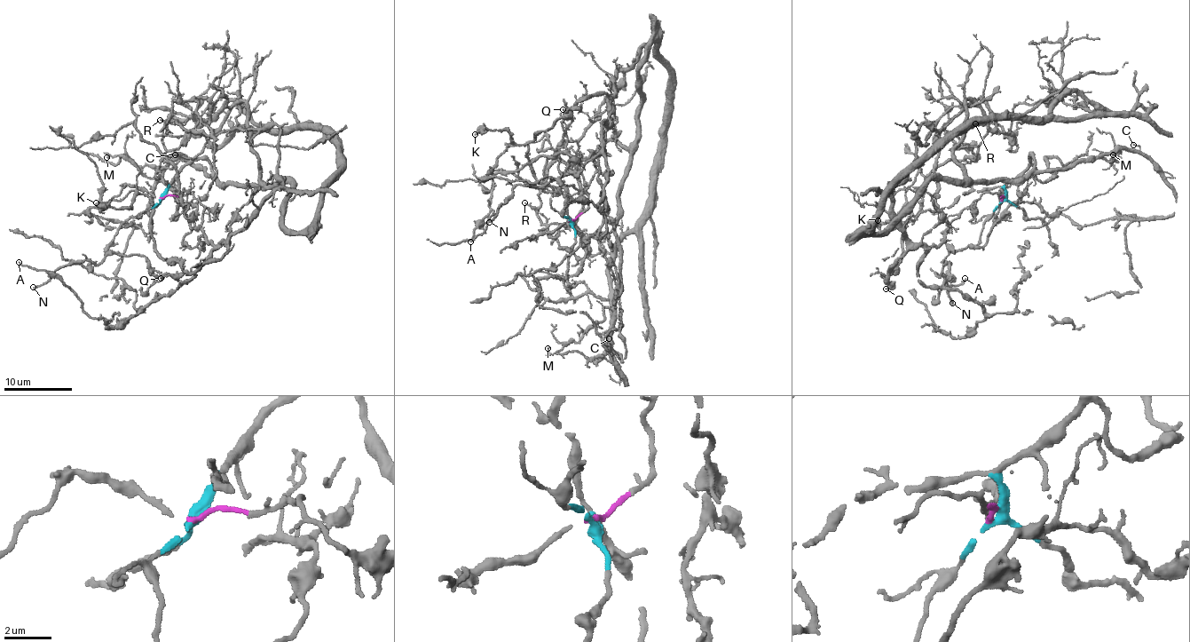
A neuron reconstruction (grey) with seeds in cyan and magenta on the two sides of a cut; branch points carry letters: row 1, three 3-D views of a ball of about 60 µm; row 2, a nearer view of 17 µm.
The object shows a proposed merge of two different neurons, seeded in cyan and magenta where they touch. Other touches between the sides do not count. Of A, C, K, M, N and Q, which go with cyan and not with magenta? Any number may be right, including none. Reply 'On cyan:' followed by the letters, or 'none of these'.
On cyan: C, M

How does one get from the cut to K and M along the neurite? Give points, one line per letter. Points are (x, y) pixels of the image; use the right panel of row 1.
K: (1002, 200), (983, 194), (938, 245), (913, 246), (884, 280), (902, 258), (910, 206), (878, 220)
M: (1002, 200), (1029, 156), (1037, 170), (1093, 162), (1100, 154), (1118, 161), (1120, 151), (1112, 154)

